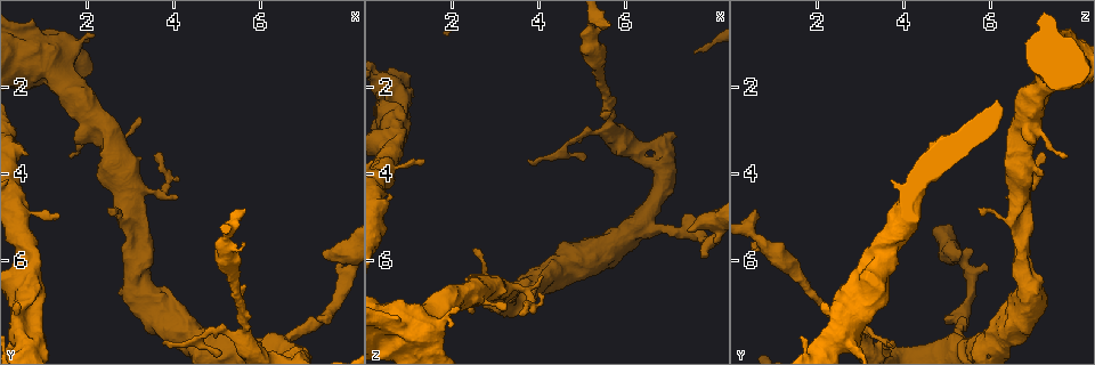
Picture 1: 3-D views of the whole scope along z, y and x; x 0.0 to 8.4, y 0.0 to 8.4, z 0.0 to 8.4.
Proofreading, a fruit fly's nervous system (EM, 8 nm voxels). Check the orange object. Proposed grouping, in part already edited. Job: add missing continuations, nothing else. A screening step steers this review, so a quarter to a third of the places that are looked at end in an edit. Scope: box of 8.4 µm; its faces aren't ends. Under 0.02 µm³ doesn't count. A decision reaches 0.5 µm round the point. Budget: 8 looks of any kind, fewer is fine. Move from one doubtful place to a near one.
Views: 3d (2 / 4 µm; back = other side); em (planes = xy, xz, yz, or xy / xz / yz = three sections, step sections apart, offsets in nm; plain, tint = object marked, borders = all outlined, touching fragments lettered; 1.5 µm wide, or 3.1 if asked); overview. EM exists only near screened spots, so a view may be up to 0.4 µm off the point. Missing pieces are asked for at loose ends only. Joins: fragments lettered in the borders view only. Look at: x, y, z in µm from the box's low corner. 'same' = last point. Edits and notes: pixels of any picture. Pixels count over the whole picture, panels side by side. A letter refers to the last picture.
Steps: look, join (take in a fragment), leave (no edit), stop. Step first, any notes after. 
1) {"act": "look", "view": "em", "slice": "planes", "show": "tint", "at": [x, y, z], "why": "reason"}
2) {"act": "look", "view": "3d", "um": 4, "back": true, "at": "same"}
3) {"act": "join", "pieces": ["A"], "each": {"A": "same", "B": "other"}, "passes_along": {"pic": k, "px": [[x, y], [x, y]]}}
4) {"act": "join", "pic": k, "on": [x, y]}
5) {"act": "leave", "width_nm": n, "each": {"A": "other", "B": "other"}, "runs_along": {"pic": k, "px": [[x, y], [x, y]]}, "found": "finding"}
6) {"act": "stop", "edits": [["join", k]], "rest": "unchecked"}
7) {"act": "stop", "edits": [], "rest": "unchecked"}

{"act": "look", "view": "3d", "um": 2, "at": [1.40, 4.90, 3.70], "why": "an open end"}

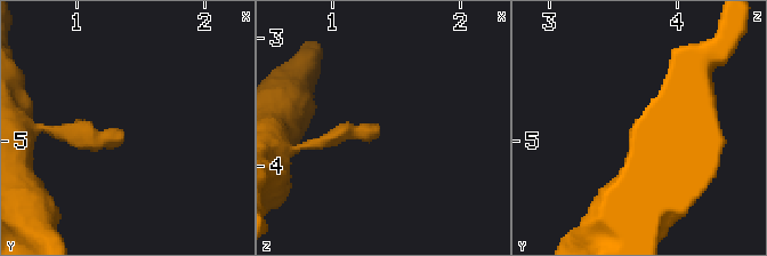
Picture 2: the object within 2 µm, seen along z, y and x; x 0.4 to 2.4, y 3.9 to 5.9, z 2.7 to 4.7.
{"act": "look", "view": "em", "slice": "planes", "show": "borders", "at": [1.38, 4.94, 3.74]}

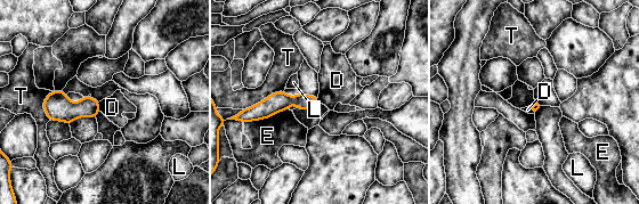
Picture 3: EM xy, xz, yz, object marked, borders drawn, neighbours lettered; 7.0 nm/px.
{"act": "leave", "longest_contact_nm": ["E", 320], "each": {"D": "other", "E": "other", "L": "other", "T": "other"}, "border": {"pic": 3, "px": [[98, 102], [99, 111]]}, "found": "no lettered fragment goes on from it"}

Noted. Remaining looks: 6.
{"act": "look", "view": "em", "slice": "planes", "show": "tint", "at": [1.75, 3.25, 7.00], "why": "stops while still wide"}

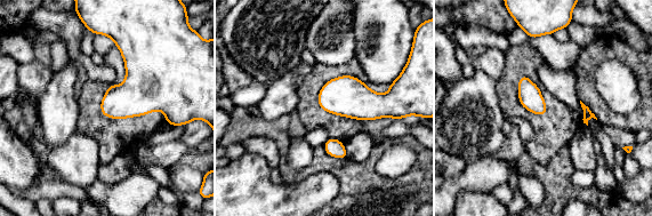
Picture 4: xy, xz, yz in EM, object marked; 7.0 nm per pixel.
{"act": "look", "view": "em", "slice": "planes", "show": "borders", "at": "same", "why": "what lies round it"}

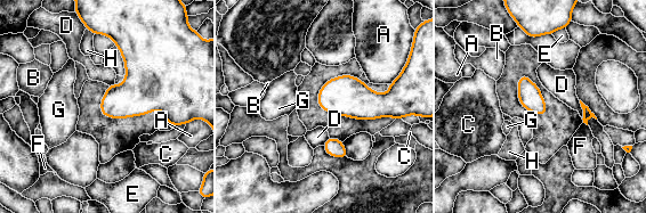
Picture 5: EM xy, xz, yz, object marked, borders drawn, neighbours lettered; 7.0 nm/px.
{"act": "leave", "longest_contact_nm": ["D", 140], "each": {"A": "other", "B": "other", "C": "other", "D": "other", "E": "other", "F": "other", "G": "other", "H": "other"}, "border": {"pic": 5, "px": [[579, 100], [582, 107], [582, 119]]}, "found": "no lettered fragment goes on from it"}

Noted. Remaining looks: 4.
{"act": "look", "view": "3d", "um": 2, "at": [3.70, 3.50, 7.20], "why": "an open end"}

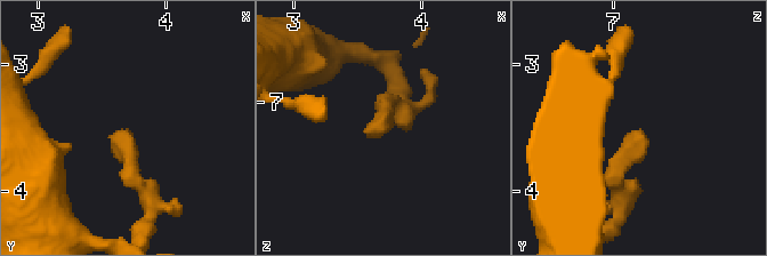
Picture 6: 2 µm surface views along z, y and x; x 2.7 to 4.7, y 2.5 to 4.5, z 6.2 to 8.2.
{"act": "look", "view": "em", "slice": "planes", "show": "borders", "at": [3.72, 3.54, 7.22]}

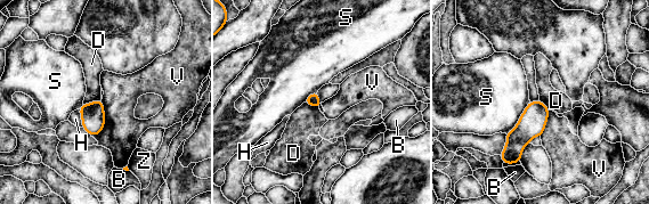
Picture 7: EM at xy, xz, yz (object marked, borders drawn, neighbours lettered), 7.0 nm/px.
{"act": "leave", "each": {"B": "other", "D": "other", "H": "other", "S": "other", "V": "other", "Z": "other"}, "border": {"pic": 7, "px": [[100, 100], [104, 127], [91, 136]]}, "found": "none of them fits"}

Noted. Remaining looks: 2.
{"act": "stop", "edits": [], "rest": "unchecked"}

